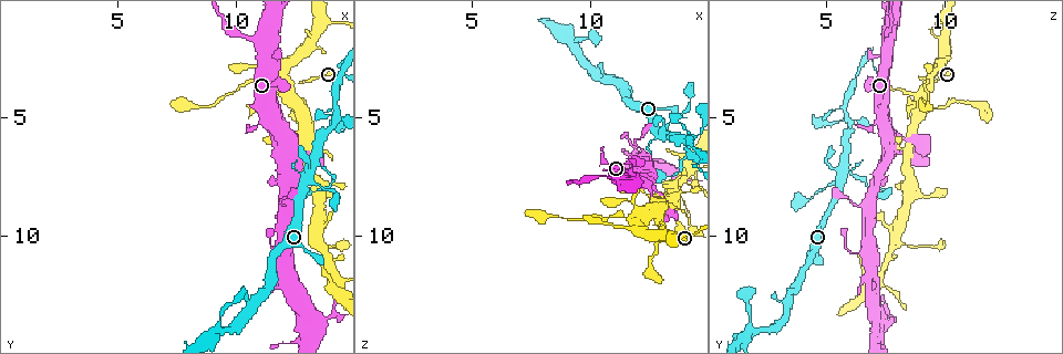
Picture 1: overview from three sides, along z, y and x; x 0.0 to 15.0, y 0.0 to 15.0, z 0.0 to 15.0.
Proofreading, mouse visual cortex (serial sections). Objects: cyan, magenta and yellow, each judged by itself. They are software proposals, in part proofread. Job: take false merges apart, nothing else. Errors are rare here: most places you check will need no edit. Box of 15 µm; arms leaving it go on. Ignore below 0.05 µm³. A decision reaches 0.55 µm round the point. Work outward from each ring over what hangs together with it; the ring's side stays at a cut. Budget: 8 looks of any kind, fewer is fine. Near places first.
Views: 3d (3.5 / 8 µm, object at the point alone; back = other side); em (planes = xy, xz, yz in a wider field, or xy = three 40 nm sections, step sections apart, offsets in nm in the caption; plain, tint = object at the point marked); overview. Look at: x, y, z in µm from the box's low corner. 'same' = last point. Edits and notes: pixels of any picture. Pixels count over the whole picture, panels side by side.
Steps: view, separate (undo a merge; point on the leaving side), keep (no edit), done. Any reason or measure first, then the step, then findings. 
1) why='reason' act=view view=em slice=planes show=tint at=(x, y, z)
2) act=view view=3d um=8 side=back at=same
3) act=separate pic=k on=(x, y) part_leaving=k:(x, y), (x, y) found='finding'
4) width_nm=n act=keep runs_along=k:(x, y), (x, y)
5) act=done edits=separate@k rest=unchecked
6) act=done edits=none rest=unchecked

why='sharp bend' act=view view=3d um=3.5 at=(14.2, 7.5, 6.4)

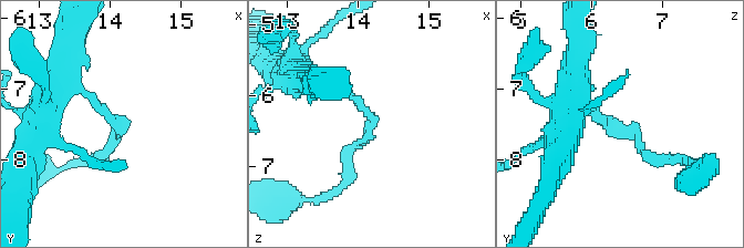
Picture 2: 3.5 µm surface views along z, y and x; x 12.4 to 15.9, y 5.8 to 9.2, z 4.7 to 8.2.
arm_widths_nm=150,200 why='now the EM' act=view view=em slice=xy step=3 show=tint at=(14.25, 7.50, 6.45)

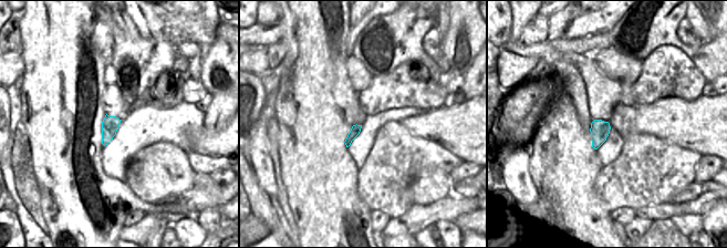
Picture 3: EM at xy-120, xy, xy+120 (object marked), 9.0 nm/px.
width_nm=90 act=keep runs_along=2:(576, 91), (649, 158), (672, 158) found='one cell here'

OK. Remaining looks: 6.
why='a narrow waist' act=view view=3d um=8 at=(14.4, 5.0, 5.9)

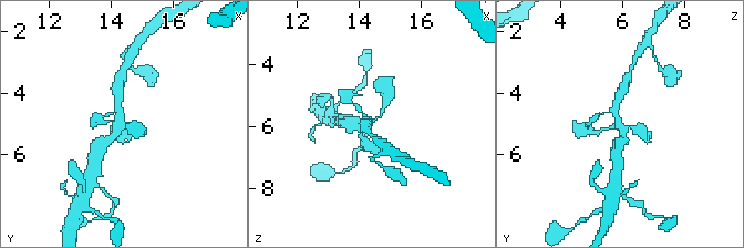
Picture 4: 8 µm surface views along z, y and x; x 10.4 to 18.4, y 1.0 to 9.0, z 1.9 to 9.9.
act=view view=3d um=3.5 at=(14.3, 5.0, 5.8)

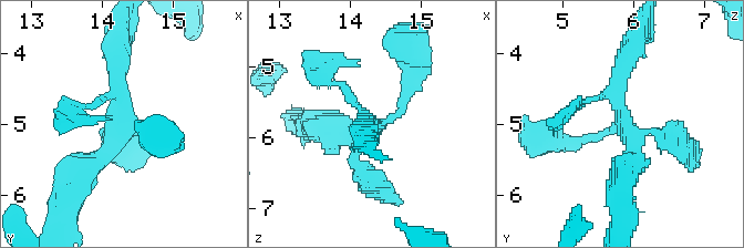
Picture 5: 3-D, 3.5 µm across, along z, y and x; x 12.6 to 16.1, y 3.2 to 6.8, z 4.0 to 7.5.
act=view view=em slice=xy step=2 show=tint at=(14.25, 5.00, 5.95)

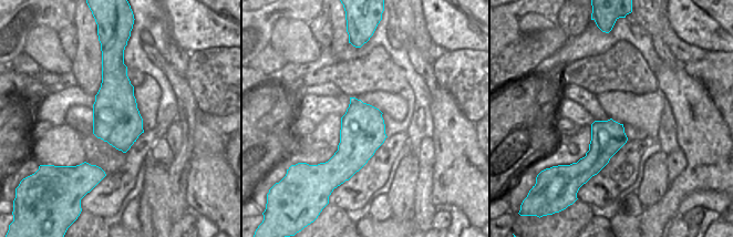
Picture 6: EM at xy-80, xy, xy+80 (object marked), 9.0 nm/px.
act=keep runs_along=5:(78, 179), (122, 128), (119, 53) found='one cell here'

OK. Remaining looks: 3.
why='small branch off a trunk' act=view view=3d um=3.5 at=(11.5, 3.2, 9.3)

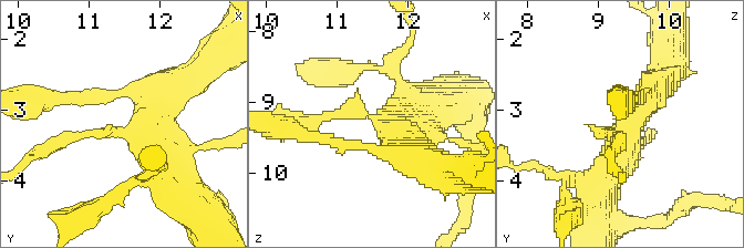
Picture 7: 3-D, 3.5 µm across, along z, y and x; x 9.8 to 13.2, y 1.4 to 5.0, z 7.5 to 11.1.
act=view view=em slice=xy step=3 show=tint at=(11.55, 3.35, 9.25)

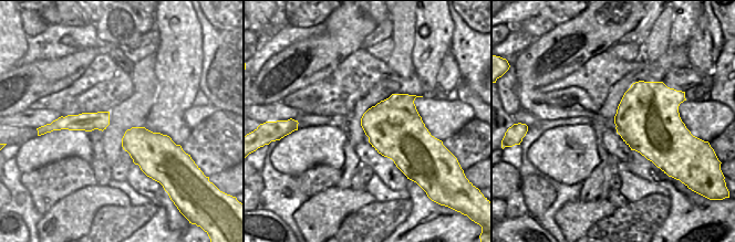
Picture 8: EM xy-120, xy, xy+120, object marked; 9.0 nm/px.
why='another direction' act=view view=em slice=xy step=5 show=tint at=same

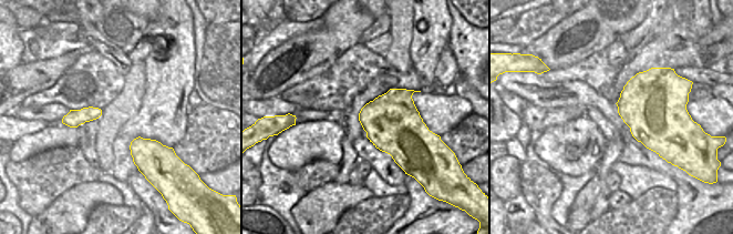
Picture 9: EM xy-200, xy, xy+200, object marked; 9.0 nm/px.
arms=3 arm_widths_nm=150,300,400 act=keep runs_along=7:(436, 135), (364, 112), (307, 121) found='all the same cell'

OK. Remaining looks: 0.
act=done edits=none rest=unchecked

